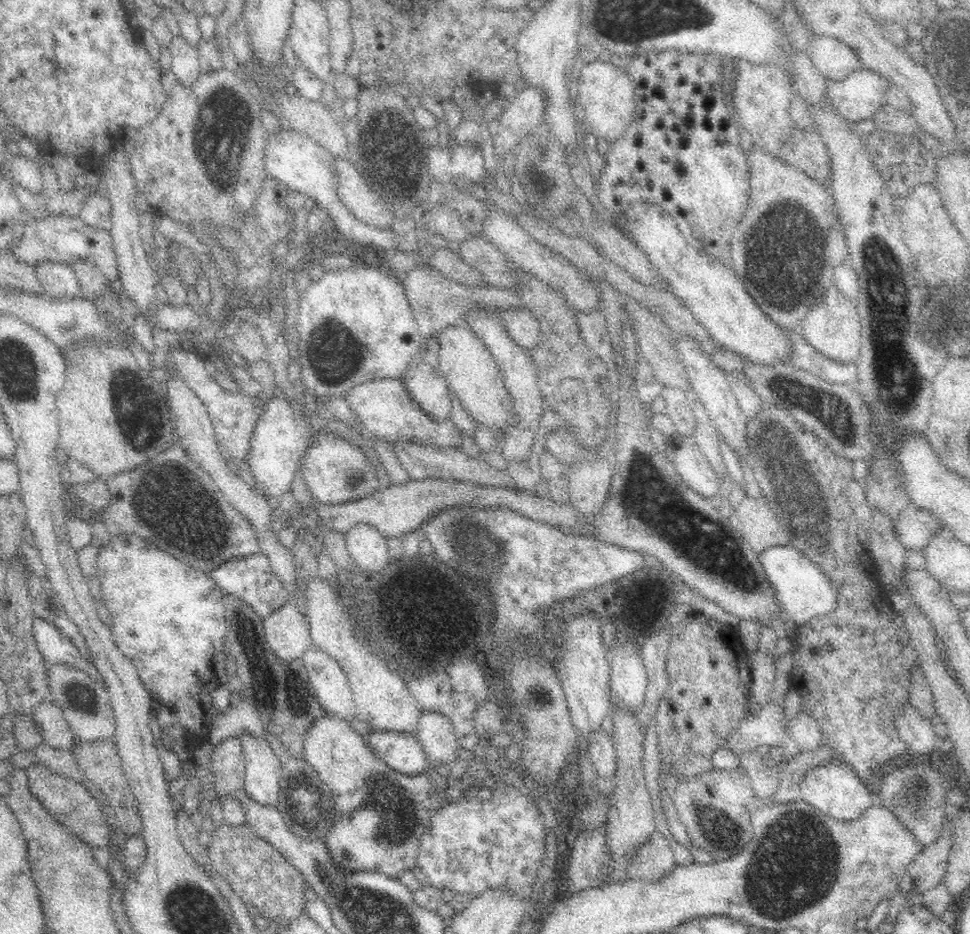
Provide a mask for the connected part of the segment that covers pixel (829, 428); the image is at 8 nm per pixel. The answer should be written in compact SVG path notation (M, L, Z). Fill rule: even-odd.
M790 360L781 365L760 365L750 363L750 368L746 366L742 371L742 376L750 379L752 386L755 386L758 396L764 402L772 402L780 408L790 410L794 420L802 425L805 430L810 430L812 434L818 435L826 443L834 454L845 459L855 460L871 459L871 448L869 435L866 430L862 406L856 394L850 392L848 386L838 386L838 384L828 384L818 378L818 370L796 370L790 366ZM800 402L806 402L806 410L802 408Z

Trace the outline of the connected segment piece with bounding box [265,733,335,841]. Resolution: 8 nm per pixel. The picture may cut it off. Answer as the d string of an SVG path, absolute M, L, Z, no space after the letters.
M265 734L269 746L281 764L280 792L278 792L277 810L284 818L288 829L295 836L306 840L326 841L330 830L335 824L333 795L330 789L319 779L319 774L302 758L295 757L275 736Z

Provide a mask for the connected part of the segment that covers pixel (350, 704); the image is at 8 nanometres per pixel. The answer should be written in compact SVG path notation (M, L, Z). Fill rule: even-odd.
M310 646L302 658L312 691L323 712L344 720L355 719L356 709L344 669L323 650Z

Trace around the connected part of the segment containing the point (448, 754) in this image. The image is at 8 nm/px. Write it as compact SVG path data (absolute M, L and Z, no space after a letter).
M422 711L414 733L430 761L430 768L449 765L462 755L457 746L453 724L442 713Z

